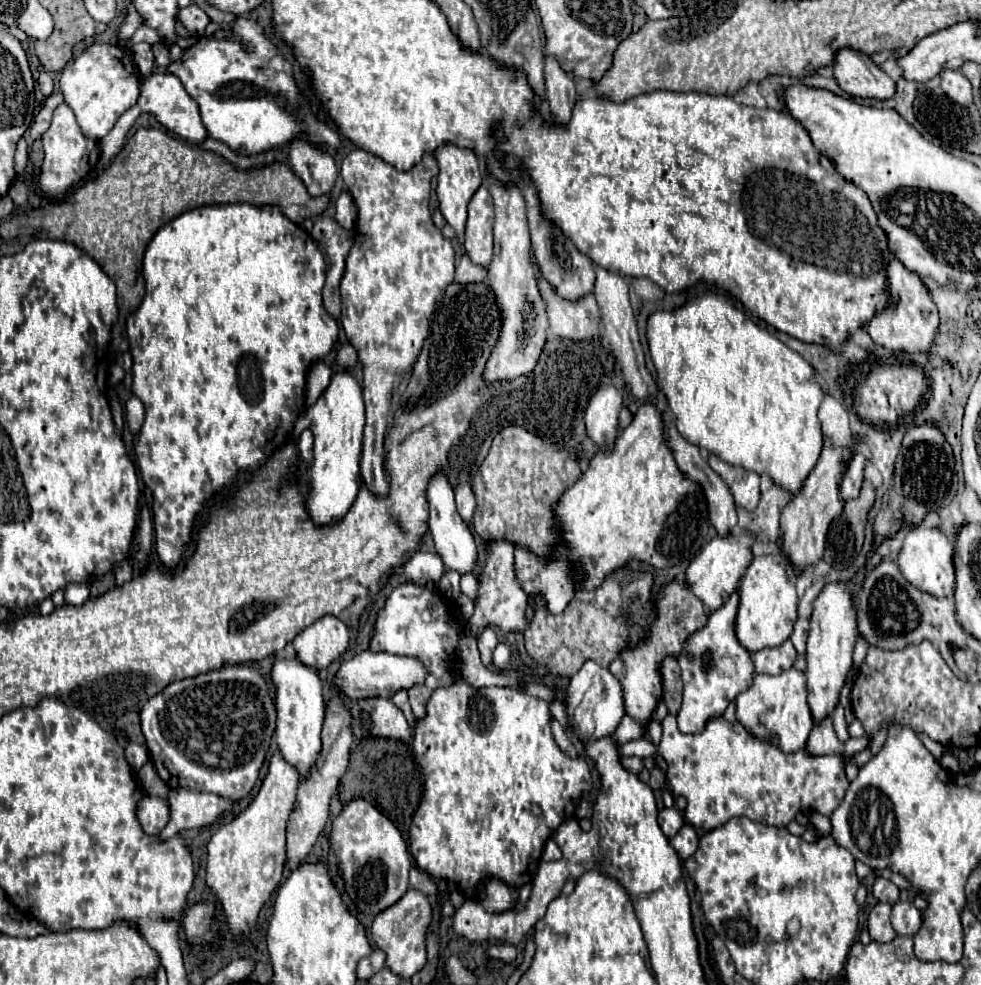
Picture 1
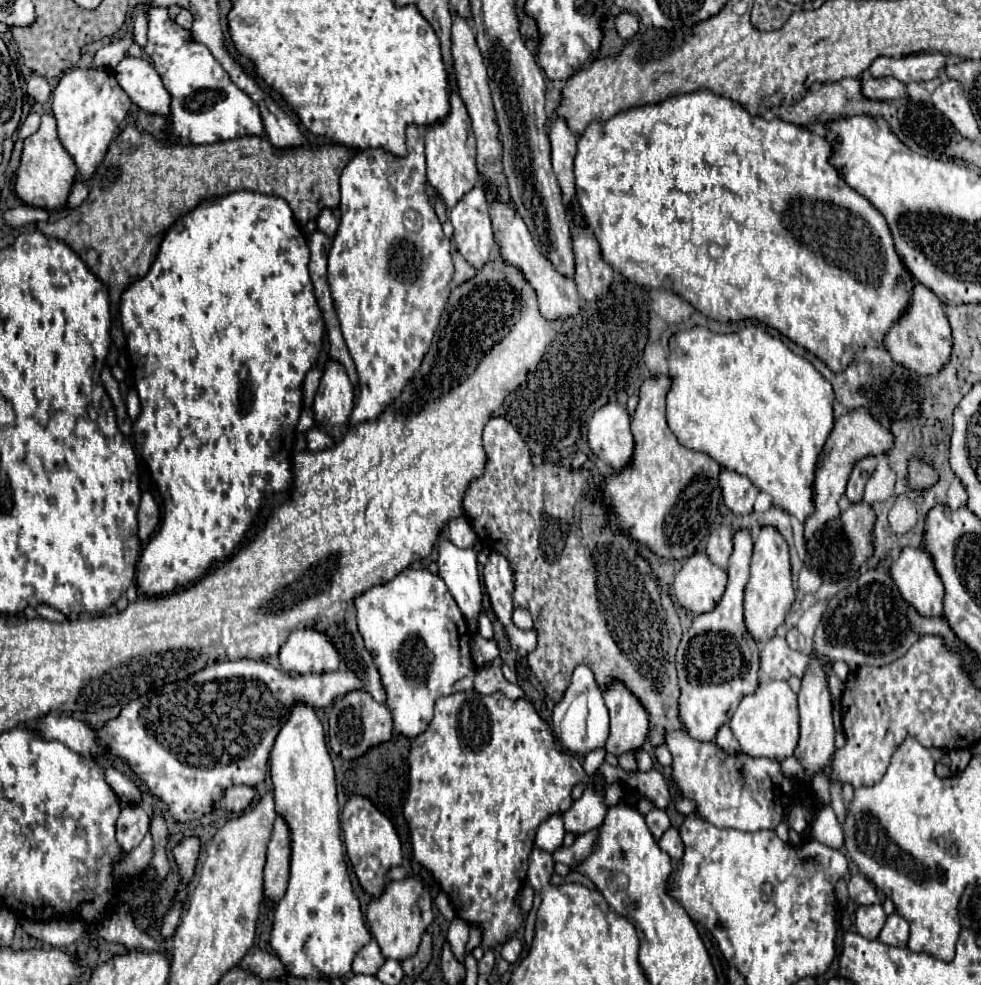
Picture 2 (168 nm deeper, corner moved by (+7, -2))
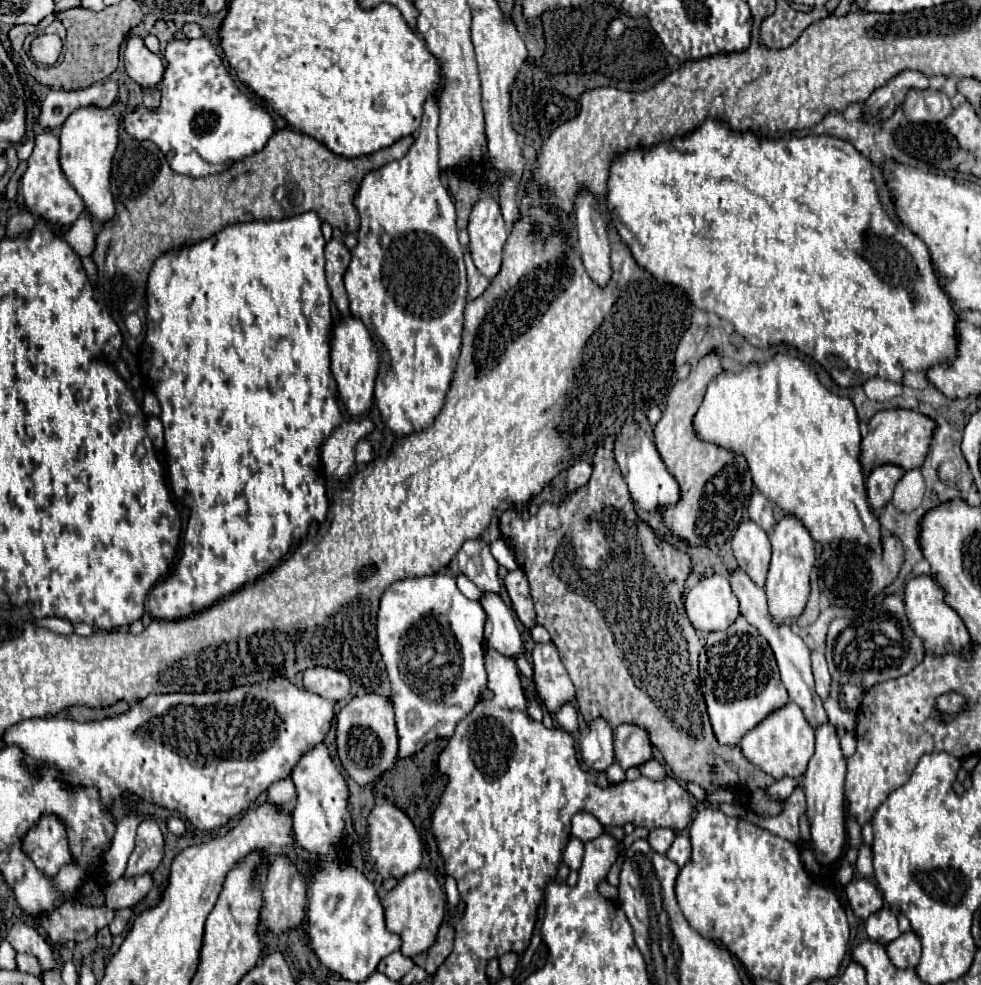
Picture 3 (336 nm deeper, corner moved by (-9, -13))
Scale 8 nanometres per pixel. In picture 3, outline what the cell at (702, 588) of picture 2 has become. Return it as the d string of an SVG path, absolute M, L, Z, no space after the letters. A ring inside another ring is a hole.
M712 575L696 583L686 593L684 607L690 623L706 633L728 629L740 615L738 599L722 575Z

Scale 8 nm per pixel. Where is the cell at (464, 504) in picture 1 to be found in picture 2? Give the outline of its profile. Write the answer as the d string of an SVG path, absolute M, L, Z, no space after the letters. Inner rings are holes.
M464 516L448 522L448 538L450 538L458 548L472 548L474 542L476 542L476 534L474 534L470 522L468 522Z

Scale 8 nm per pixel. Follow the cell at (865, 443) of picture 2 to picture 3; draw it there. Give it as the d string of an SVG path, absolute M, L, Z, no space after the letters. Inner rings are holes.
M914 409L878 411L868 423L868 435L862 439L864 475L868 475L874 467L878 467L882 463L894 463L894 465L900 465L902 469L922 467L934 429L936 429L936 421Z

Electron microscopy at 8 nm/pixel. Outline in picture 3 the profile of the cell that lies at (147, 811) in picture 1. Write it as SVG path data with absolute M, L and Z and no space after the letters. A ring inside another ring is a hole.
M144 819L138 825L136 847L128 859L124 877L138 877L152 873L164 855L164 837L154 819Z

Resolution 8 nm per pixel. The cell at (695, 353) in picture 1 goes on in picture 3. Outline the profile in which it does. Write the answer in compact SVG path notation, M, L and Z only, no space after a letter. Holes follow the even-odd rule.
M778 353L768 363L748 365L742 371L724 371L714 377L694 417L694 429L702 441L712 441L742 453L750 465L756 489L780 505L784 513L798 517L808 527L814 541L854 541L880 555L880 523L866 495L866 479L860 463L862 435L854 403L830 393L804 361L788 353Z

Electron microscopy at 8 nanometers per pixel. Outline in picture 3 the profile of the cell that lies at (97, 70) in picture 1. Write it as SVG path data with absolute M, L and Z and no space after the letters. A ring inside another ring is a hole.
M114 103L108 109L100 107L82 107L76 109L62 125L60 133L60 167L68 183L82 197L86 211L94 223L106 223L114 215L114 201L110 191L110 167L112 157L118 147L118 129L120 117L124 115L124 105Z

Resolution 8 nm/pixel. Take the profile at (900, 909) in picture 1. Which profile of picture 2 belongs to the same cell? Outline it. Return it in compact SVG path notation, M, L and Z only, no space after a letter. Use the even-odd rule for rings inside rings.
M894 912L888 916L878 940L888 946L906 946L908 936L910 936L910 924L904 920L904 916Z

